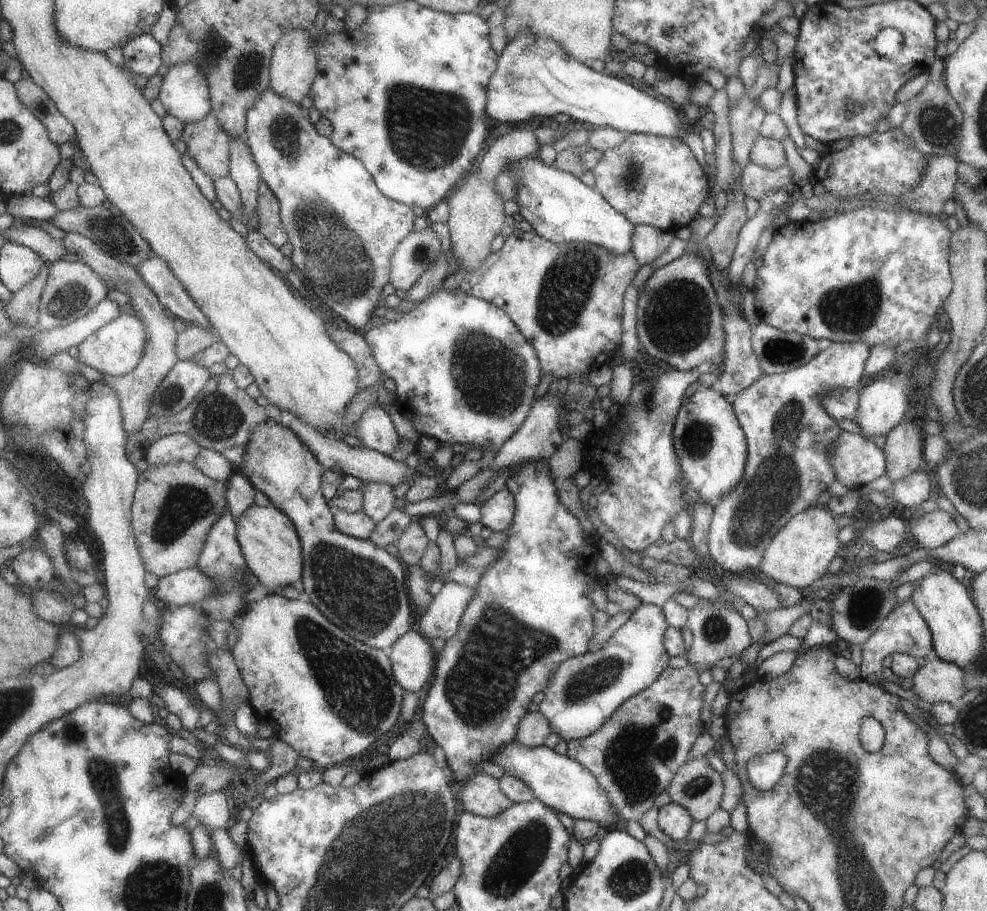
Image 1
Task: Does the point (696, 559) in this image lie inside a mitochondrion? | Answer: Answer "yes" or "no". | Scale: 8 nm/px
no

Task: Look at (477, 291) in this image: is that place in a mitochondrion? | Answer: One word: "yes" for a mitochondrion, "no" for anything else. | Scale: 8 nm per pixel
no

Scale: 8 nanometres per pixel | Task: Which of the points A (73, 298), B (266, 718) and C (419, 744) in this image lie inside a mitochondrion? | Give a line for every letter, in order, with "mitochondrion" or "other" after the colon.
A: mitochondrion
B: other
C: other

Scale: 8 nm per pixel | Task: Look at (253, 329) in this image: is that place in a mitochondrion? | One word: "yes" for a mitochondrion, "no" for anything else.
no

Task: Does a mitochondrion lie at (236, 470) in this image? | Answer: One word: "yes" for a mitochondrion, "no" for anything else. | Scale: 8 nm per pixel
no

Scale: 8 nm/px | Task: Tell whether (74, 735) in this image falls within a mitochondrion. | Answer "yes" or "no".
yes

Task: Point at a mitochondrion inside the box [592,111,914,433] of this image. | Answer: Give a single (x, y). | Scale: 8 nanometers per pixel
(677, 315)

